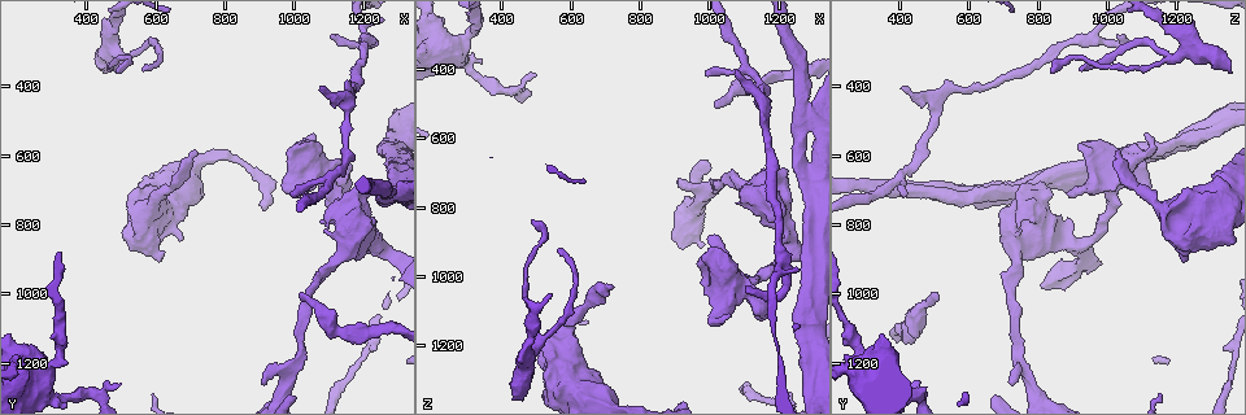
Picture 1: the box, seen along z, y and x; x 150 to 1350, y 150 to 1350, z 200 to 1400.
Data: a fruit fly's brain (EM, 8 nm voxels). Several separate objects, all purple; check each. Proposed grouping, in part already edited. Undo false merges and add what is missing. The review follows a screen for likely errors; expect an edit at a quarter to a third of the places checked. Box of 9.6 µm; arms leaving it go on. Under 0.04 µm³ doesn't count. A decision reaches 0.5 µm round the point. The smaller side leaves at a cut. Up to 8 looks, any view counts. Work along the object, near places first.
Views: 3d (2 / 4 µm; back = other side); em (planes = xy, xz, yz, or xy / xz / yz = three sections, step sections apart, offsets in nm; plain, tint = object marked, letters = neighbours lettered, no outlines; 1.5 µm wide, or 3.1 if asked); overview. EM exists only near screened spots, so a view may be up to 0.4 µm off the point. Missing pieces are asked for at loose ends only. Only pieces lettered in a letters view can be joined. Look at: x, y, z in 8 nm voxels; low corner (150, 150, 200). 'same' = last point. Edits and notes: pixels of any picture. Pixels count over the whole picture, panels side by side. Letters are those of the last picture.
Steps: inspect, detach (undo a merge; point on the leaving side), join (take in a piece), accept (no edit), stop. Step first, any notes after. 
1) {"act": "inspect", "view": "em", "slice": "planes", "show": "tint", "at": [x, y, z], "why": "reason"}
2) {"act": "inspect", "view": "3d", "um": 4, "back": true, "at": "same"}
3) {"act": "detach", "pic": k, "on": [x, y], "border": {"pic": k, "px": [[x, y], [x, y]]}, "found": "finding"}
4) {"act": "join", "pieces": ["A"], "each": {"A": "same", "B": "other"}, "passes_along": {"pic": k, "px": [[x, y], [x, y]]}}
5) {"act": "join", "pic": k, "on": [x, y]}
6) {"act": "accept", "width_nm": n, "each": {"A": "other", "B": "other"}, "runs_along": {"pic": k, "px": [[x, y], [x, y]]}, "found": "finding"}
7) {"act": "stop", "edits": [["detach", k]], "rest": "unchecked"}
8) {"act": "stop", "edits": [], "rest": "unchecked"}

{"act": "inspect", "view": "em", "slice": "planes", "show": "letters", "at": [910, 1260, 730], "why": "an open end"}

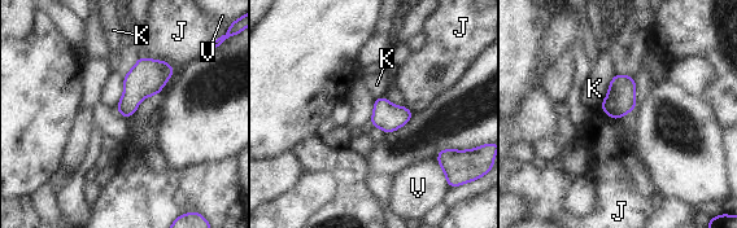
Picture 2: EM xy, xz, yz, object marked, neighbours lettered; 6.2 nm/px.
{"act": "accept", "width_nm": 140, "each": {"J": "other", "K": "other", "V": "other"}, "border": {"pic": 2, "px": [[139, 56], [173, 69], [156, 96]]}, "found": "no lettered piece goes on from it"}

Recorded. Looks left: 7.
{"act": "inspect", "view": "em", "slice": "planes", "show": "plain", "at": [430, 1290, 460], "why": "sharp bend"}

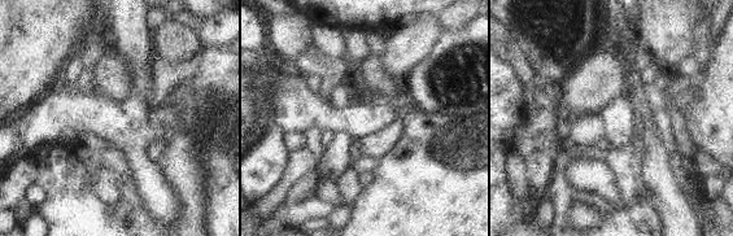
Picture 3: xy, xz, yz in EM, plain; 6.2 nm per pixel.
{"act": "inspect", "view": "em", "slice": "planes", "show": "letters", "at": "same"}

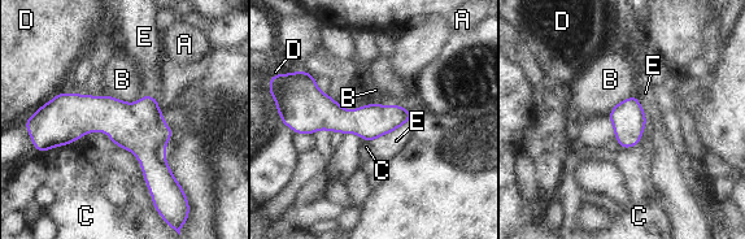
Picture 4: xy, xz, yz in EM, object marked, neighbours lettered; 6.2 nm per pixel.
{"act": "accept", "each": {"A": "other", "B": "other", "C": "other", "D": "other", "E": "other"}, "border": {"pic": 4, "px": [[105, 94], [129, 103], [144, 95]]}, "found": "continuous, no second neuron"}

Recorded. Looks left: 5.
{"act": "inspect", "view": "em", "slice": "planes", "show": "letters", "at": [1100, 260, 1030]}

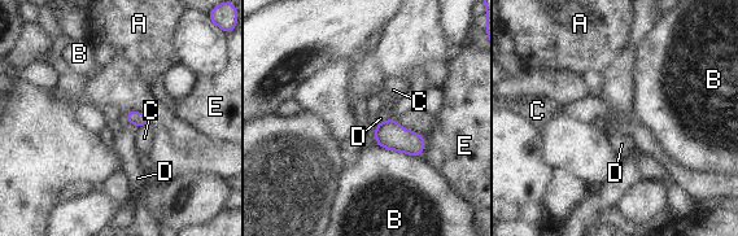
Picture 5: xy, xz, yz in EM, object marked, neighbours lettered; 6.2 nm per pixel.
{"act": "accept", "each": {"A": "other", "B": "other", "C": "other", "D": "other", "E": "other"}, "border": {"pic": 5, "px": [[391, 117], [375, 127]]}, "found": "none of them fits"}

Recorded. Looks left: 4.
{"act": "stop", "edits": [], "rest": "unchecked"}

